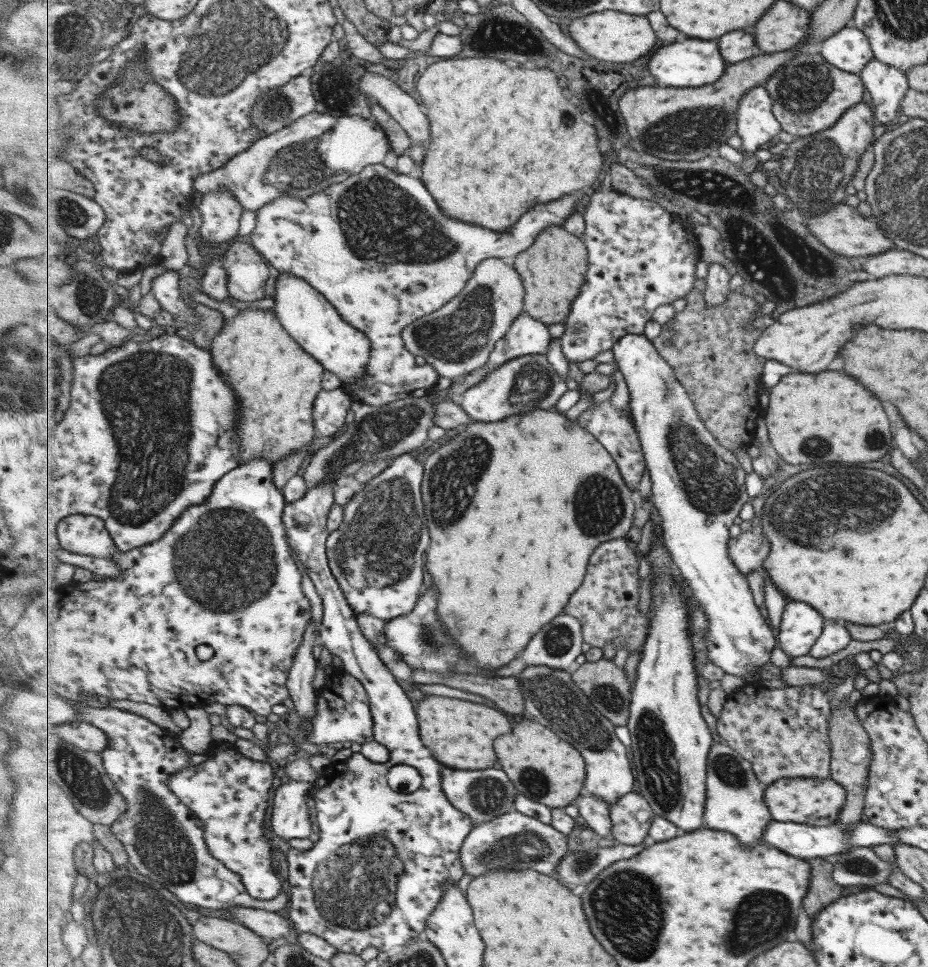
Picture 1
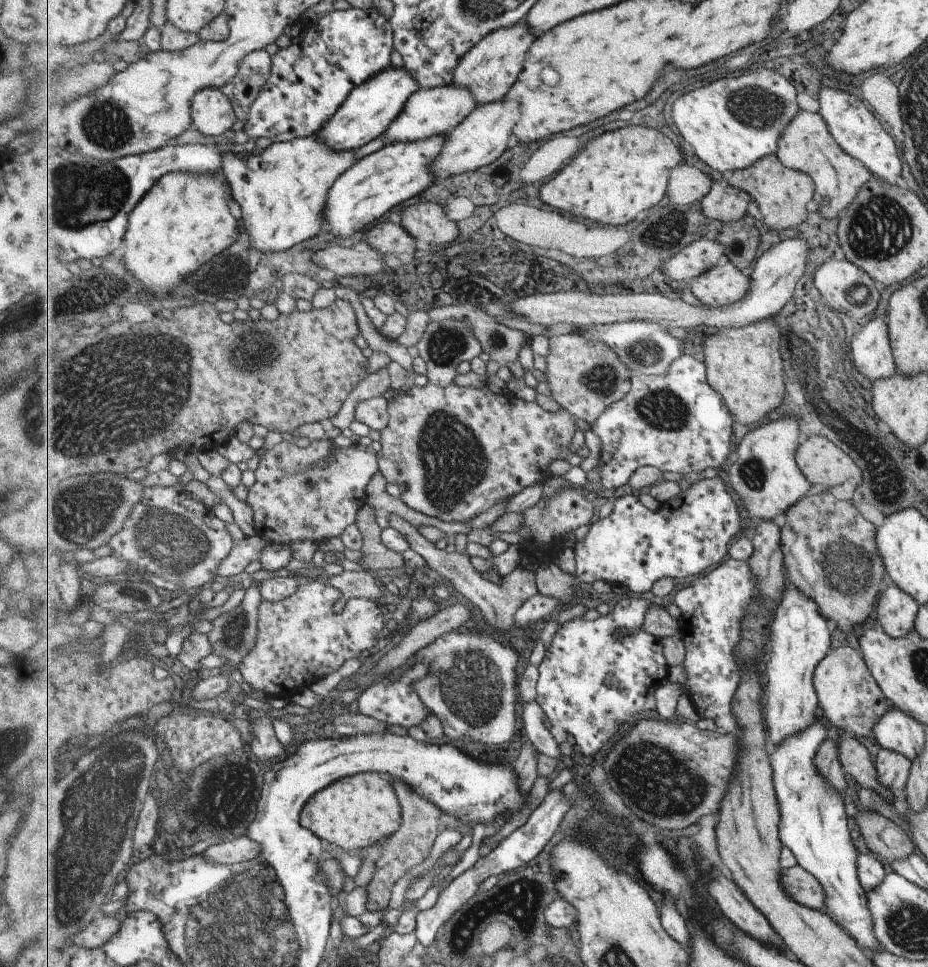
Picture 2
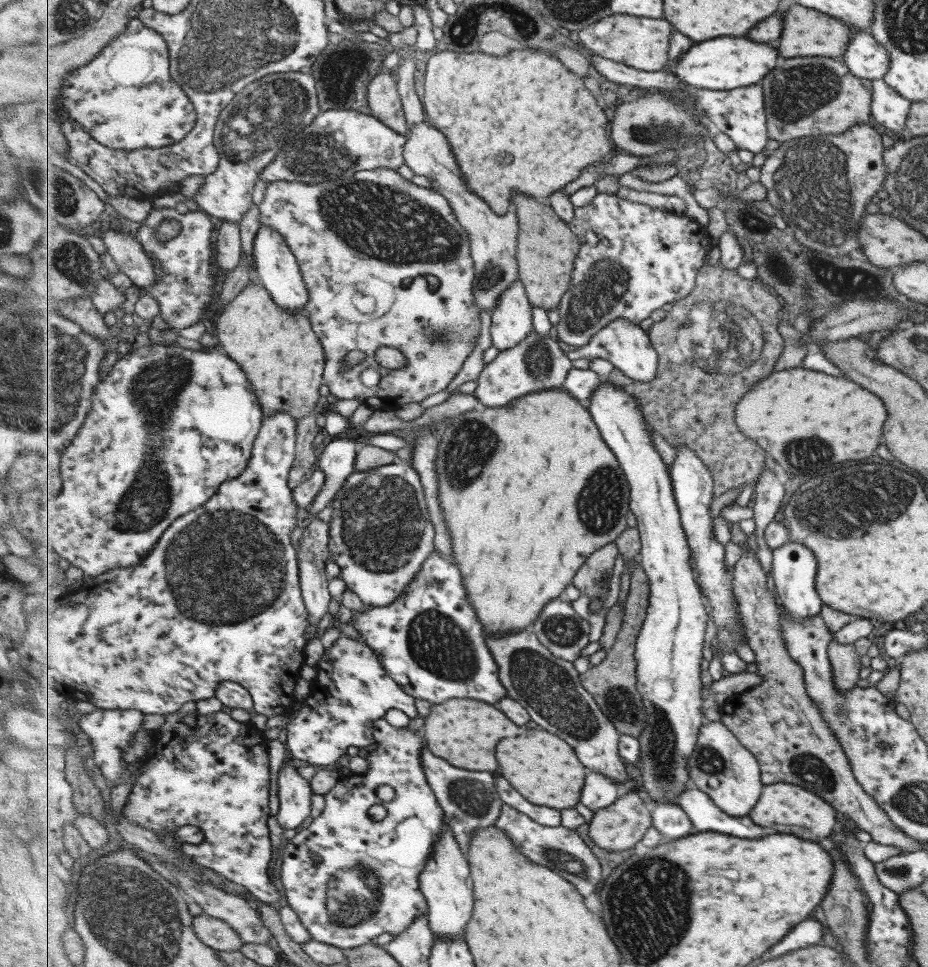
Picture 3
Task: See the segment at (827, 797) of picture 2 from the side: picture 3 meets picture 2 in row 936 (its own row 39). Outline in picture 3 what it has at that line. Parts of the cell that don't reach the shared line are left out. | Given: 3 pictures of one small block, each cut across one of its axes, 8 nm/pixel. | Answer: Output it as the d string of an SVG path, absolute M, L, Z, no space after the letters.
M856 30L839 60L848 65L853 76L870 81L882 79L889 68L885 48L866 31Z

